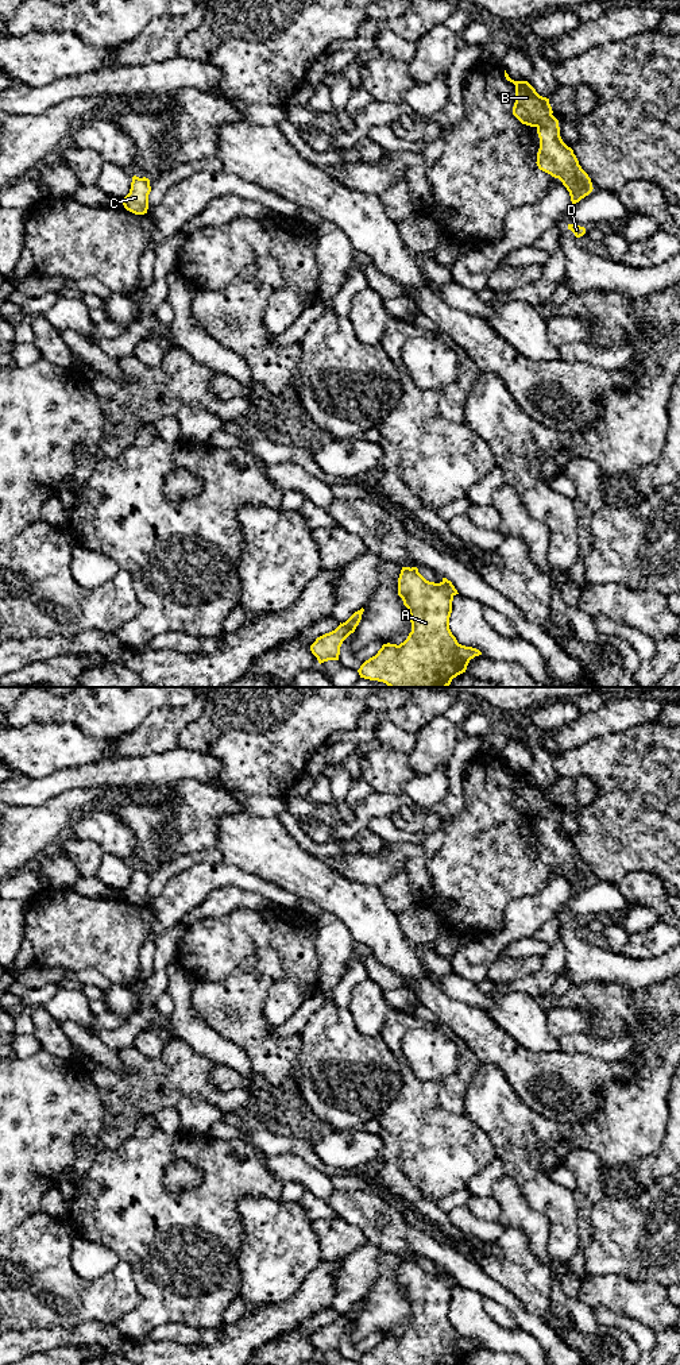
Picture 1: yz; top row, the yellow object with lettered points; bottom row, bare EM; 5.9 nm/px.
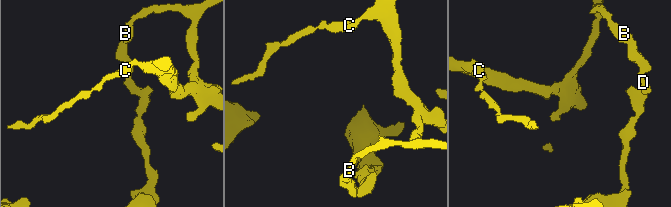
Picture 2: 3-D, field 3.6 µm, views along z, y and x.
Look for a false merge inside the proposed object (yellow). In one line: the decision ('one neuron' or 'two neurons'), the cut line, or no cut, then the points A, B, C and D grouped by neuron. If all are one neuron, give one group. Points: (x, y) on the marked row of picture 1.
two neurons; cut yz (551, 114), (537, 127); groups A D / B C

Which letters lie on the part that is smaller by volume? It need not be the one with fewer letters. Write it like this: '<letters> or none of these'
B, C

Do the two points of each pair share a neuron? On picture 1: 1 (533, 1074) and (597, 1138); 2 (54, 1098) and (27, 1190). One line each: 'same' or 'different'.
1: different
2: same

